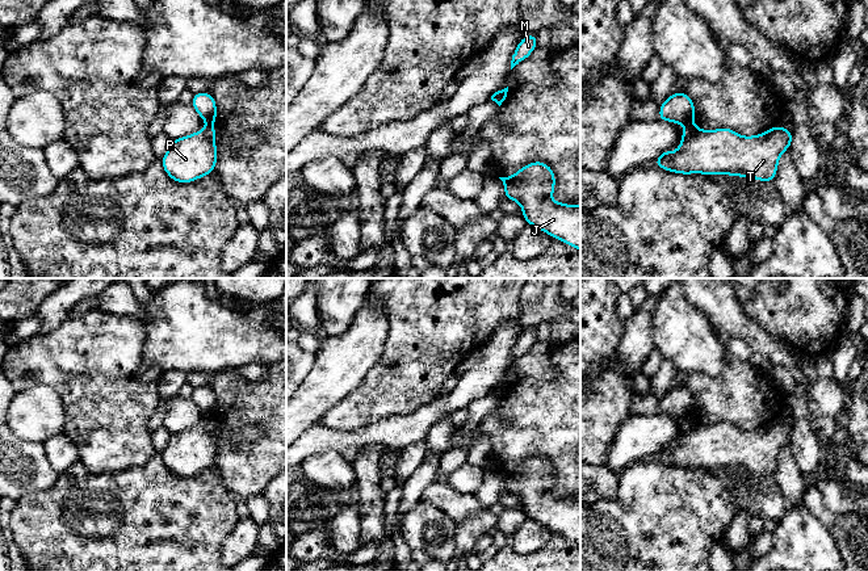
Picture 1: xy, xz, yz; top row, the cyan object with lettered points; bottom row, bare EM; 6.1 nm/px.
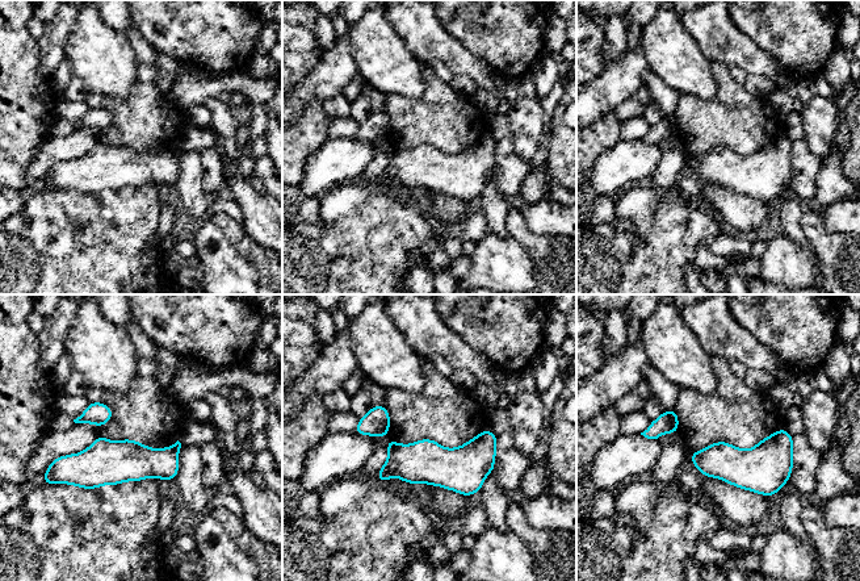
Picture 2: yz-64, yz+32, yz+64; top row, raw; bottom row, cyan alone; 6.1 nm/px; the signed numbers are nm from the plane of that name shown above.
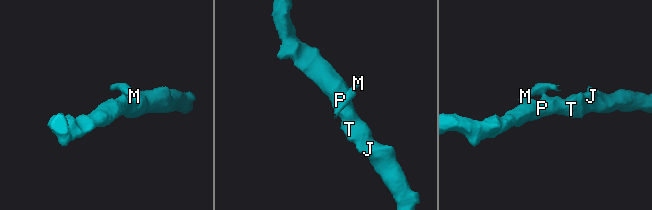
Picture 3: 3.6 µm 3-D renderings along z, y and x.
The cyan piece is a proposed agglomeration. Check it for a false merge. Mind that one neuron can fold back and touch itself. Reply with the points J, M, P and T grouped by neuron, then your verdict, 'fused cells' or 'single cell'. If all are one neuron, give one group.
J P T / M | fused cells

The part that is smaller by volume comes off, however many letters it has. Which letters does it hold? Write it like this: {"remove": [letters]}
{"remove": ["M"]}

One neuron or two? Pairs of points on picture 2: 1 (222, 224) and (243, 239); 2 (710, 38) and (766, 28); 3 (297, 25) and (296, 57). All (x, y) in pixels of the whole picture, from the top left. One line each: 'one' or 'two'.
1: one
2: two
3: one

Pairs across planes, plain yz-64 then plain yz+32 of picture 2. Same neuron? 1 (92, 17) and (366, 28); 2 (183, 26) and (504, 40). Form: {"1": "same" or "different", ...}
{"1": "same", "2": "same"}

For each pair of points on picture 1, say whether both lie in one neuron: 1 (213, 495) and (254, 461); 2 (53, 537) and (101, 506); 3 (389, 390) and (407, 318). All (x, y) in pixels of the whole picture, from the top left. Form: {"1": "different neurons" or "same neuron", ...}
{"1": "different neurons", "2": "same neuron", "3": "same neuron"}

